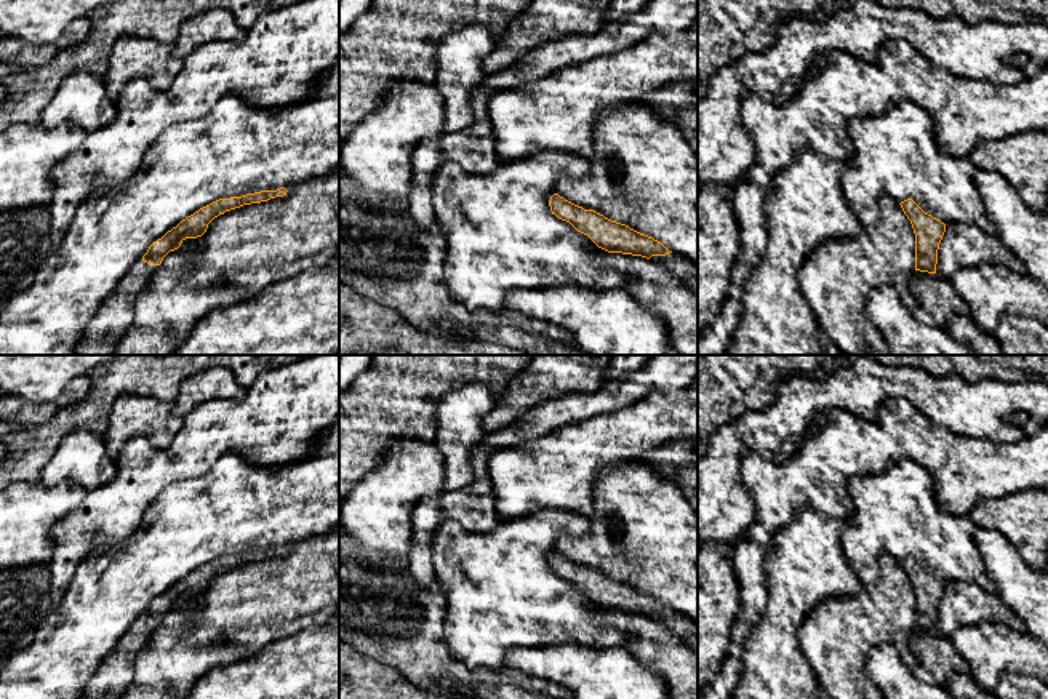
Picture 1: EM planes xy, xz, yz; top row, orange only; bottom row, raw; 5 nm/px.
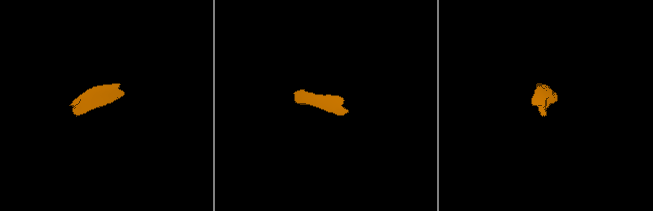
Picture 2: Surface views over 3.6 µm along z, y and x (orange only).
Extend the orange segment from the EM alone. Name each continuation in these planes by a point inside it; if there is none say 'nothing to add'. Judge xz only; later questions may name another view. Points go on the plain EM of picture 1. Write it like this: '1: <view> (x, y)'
1: xz (685, 627)

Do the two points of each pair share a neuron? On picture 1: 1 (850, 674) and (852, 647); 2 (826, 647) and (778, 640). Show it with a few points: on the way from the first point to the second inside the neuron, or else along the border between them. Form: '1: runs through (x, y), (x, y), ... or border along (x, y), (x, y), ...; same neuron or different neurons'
1: runs through (850, 667), (850, 653); same neuron
2: border along (815, 608), (802, 624), (800, 651), (816, 677); different neurons

